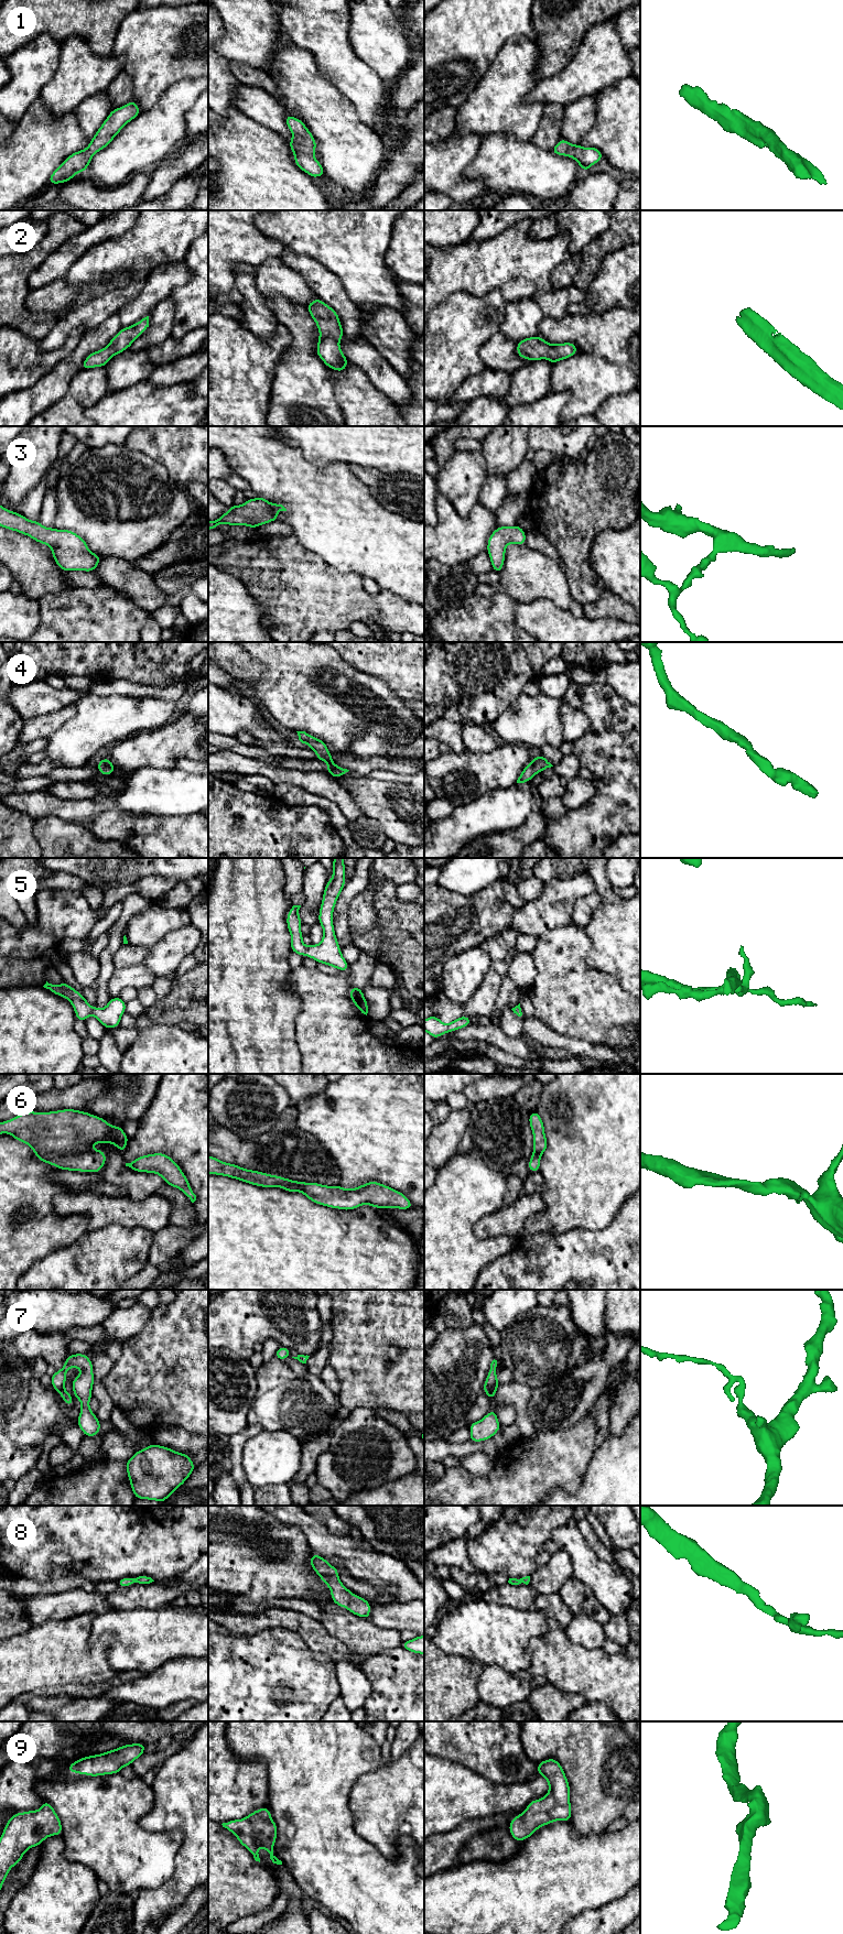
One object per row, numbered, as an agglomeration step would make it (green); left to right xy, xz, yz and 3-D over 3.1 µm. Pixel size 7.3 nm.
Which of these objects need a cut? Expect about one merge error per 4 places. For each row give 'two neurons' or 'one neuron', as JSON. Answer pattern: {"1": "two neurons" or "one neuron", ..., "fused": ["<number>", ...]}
{"1": "one neuron", "2": "one neuron", "3": "one neuron", "4": "one neuron", "5": "one neuron", "6": "one neuron", "7": "one neuron", "8": "one neuron", "9": "one neuron", "fused": []}

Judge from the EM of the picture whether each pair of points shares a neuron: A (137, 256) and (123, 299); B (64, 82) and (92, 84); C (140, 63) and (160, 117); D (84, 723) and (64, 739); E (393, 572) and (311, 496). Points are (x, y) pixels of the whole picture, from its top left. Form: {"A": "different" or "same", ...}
{"A": "different", "B": "same", "C": "different", "D": "same", "E": "same"}

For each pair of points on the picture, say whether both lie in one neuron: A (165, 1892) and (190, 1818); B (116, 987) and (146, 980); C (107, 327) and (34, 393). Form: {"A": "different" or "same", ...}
{"A": "same", "B": "same", "C": "same"}

